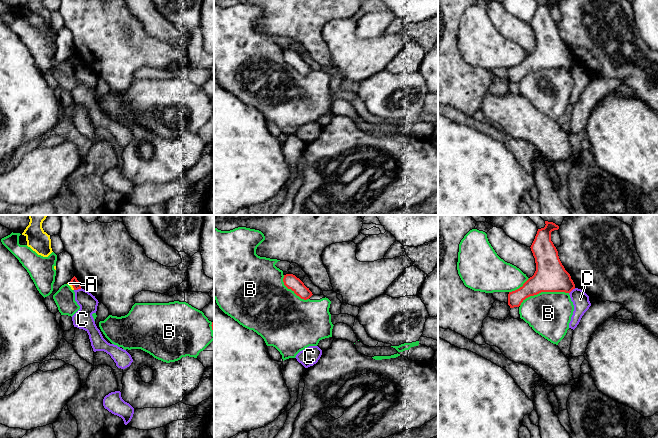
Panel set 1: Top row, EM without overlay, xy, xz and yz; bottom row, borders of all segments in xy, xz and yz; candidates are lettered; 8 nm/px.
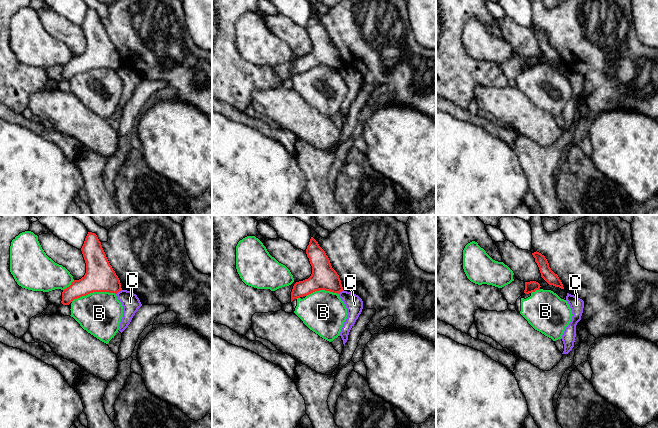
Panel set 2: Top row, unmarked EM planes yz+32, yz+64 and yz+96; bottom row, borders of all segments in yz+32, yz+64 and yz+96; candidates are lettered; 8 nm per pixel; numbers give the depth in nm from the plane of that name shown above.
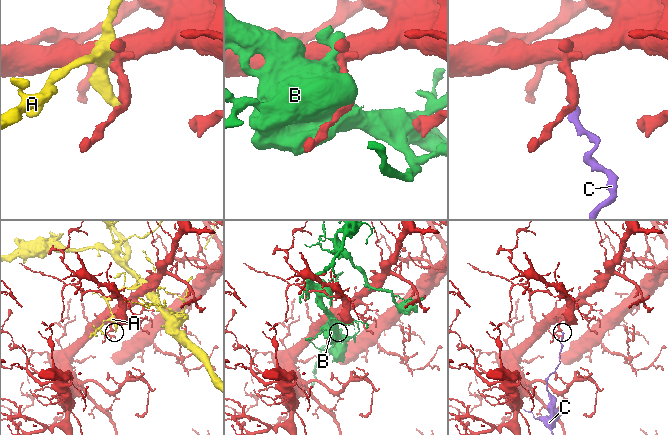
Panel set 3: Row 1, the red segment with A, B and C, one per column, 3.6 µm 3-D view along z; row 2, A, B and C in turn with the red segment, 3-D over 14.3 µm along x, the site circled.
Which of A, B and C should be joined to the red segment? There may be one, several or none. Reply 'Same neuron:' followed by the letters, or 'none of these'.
Same neuron: none of these

